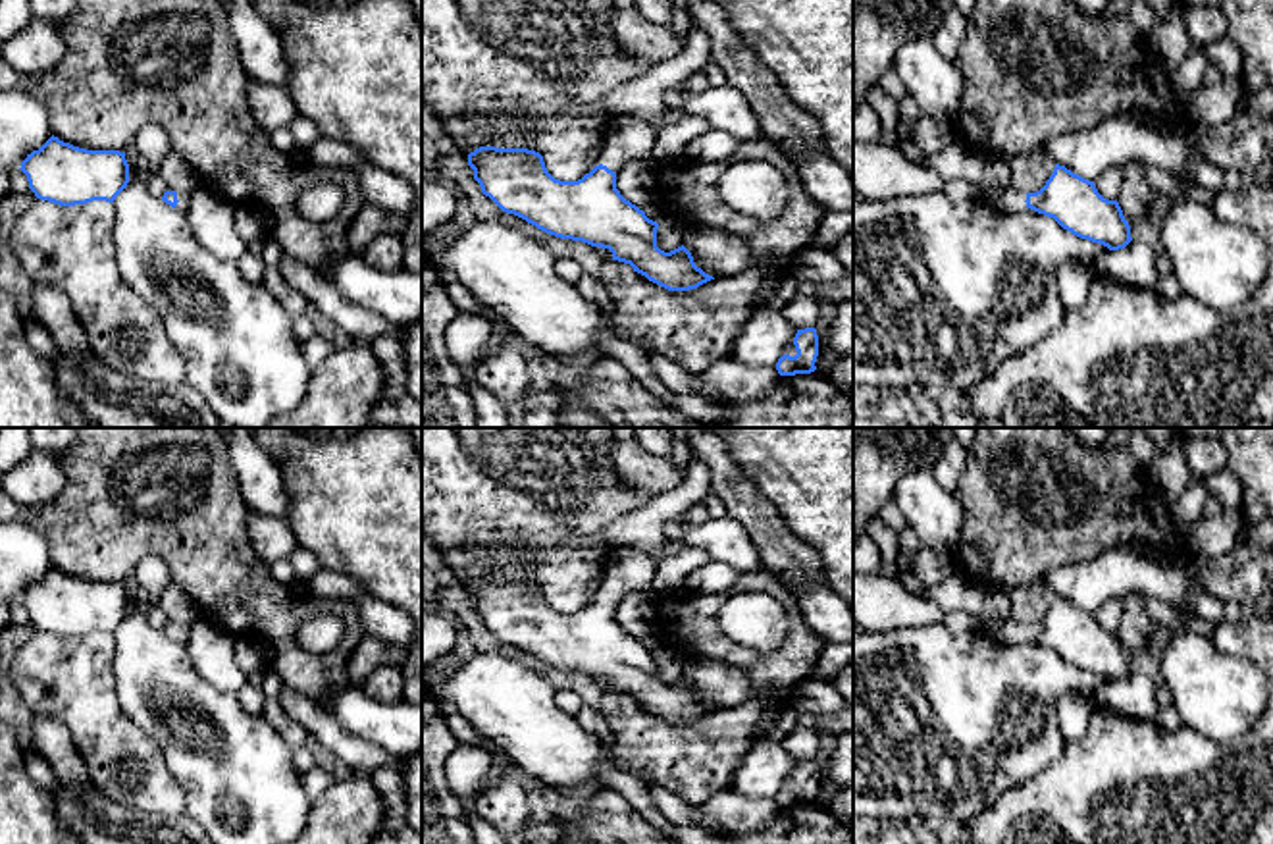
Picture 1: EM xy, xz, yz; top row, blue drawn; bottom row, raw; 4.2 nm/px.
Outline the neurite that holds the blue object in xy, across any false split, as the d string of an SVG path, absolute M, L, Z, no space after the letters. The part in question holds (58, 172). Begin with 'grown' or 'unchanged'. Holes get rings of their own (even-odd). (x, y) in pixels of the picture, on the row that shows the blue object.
unchanged | M50 137L19 168L37 198L60 206L92 200L114 202L129 183L129 164L119 150L87 150Z

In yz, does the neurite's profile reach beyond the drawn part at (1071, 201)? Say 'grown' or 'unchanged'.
unchanged

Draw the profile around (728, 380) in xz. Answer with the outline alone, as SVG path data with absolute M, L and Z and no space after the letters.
M647 351L647 360L668 391L695 393L711 401L757 401L782 382L774 366L747 366L730 356L714 362L703 374L689 374L655 351Z

